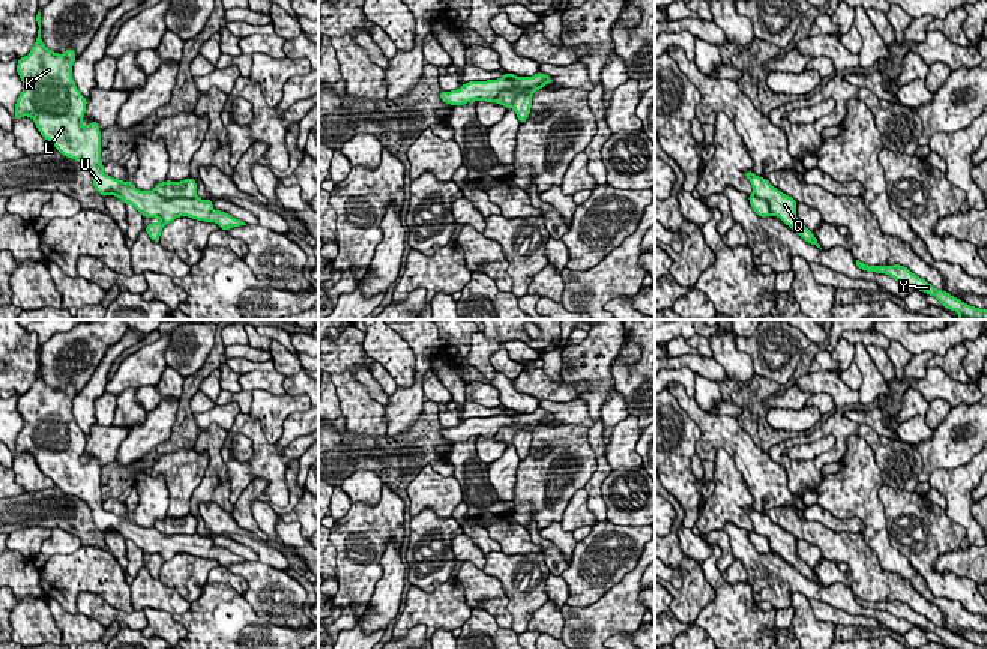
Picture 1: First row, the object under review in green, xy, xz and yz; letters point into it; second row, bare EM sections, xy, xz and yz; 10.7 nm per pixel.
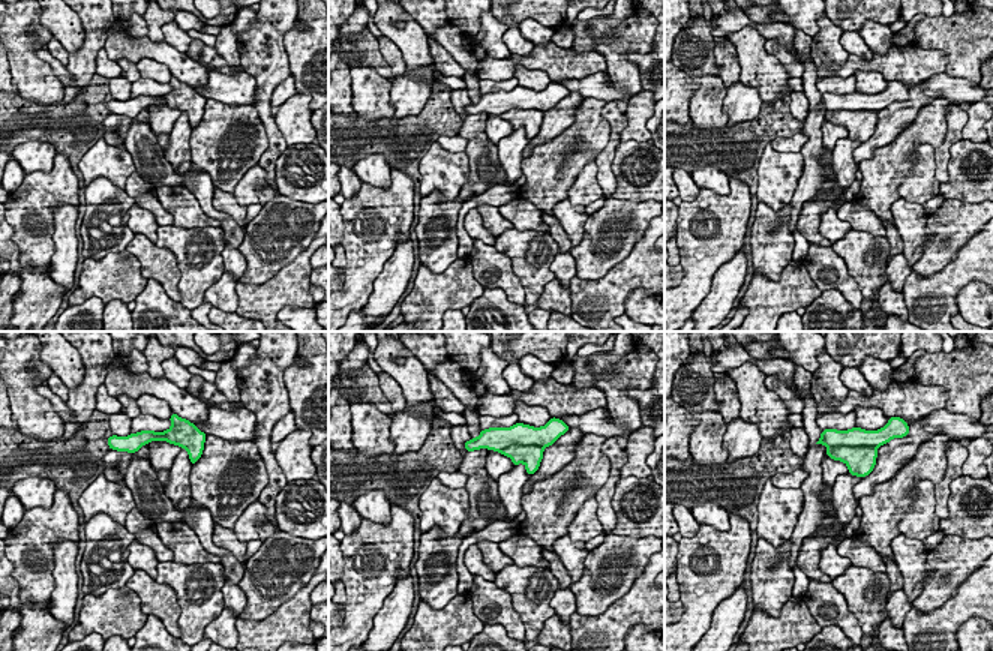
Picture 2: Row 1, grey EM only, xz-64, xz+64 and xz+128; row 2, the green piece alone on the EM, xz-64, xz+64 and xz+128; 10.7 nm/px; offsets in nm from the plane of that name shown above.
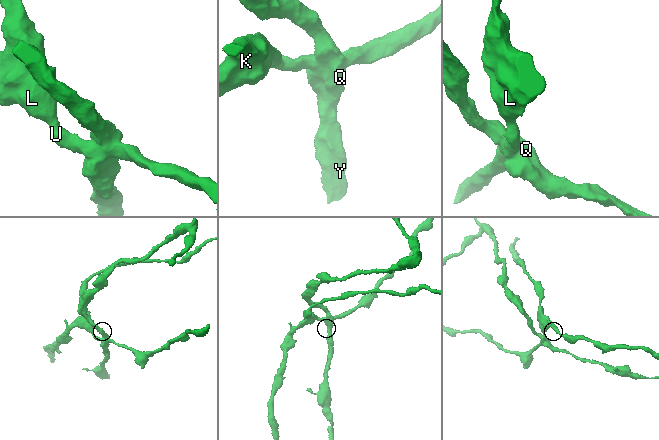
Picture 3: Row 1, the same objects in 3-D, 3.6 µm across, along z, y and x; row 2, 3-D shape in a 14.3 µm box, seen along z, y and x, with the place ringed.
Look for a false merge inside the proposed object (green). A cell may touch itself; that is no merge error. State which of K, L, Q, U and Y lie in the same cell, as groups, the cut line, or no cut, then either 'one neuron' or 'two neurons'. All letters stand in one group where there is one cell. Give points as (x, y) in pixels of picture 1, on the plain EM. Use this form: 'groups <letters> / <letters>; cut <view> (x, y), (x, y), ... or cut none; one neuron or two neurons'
groups K L U / Q Y; cut xy (153, 526), (169, 535), (196, 534); two neurons

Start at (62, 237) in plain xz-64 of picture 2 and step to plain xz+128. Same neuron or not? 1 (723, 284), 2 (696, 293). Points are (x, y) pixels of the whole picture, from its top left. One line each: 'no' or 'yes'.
1: yes
2: no

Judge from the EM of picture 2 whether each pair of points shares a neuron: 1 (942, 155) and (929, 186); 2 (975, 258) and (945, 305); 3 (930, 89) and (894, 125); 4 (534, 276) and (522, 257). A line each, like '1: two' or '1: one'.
1: two
2: one
3: two
4: one

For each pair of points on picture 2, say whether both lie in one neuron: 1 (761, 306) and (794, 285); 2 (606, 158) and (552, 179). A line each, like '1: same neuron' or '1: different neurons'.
1: same neuron
2: different neurons

